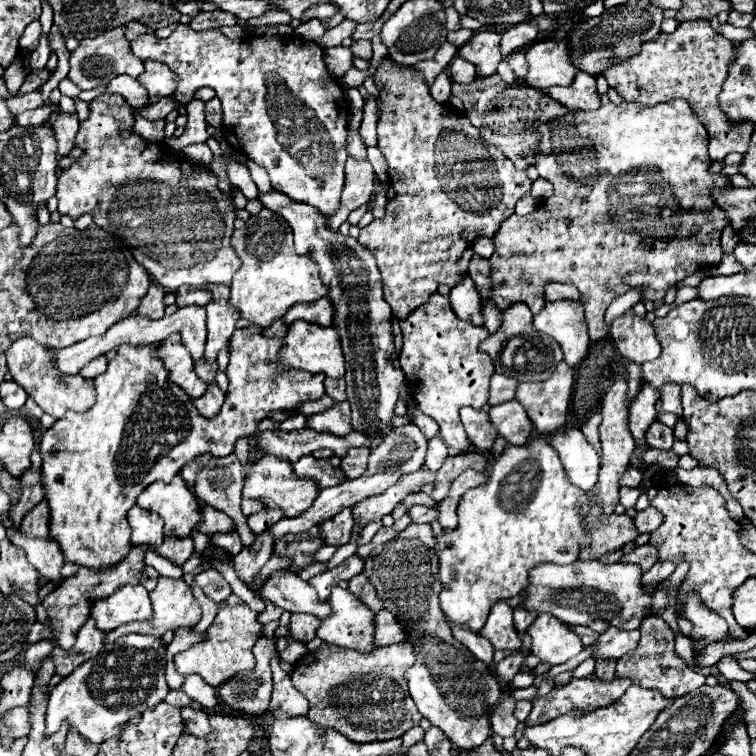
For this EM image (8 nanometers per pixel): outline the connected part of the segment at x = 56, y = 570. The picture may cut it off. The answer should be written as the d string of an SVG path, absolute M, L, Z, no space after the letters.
M8 513L2 515L2 523L8 529L8 539L26 551L26 557L36 567L36 571L40 571L40 575L44 575L50 585L60 587L64 581L60 575L60 569L64 565L64 555L60 551L60 545L56 541L34 539L22 535L20 531L14 531L8 521Z

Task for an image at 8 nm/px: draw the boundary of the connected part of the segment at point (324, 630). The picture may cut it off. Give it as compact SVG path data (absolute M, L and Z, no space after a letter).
M334 587L332 595L326 599L330 605L330 615L320 619L316 637L330 645L352 647L358 651L372 651L372 621L374 613L356 599L348 589Z

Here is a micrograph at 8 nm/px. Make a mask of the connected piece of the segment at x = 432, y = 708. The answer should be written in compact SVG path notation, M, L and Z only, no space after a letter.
M410 525L404 529L406 539L396 537L384 545L378 545L372 549L372 555L366 557L362 575L370 579L370 583L376 587L376 593L384 605L386 611L392 611L396 619L400 619L400 625L404 625L404 631L408 631L408 643L412 643L416 651L416 663L408 669L408 689L410 697L414 699L418 711L422 717L426 717L434 727L442 729L446 737L458 745L458 749L470 751L480 747L490 731L490 713L500 701L502 687L494 675L494 665L484 665L476 661L472 653L464 645L460 645L450 631L450 621L444 617L440 605L438 605L438 593L440 593L440 579L438 579L438 555L436 555L436 541L432 537L430 525Z

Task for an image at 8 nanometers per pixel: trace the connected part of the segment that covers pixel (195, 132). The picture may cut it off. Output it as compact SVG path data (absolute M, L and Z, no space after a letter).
M192 99L188 105L186 105L186 111L188 111L188 125L186 125L186 131L182 137L178 139L164 139L164 143L176 151L180 151L184 145L190 145L190 143L204 143L208 139L208 123L206 123L206 115L204 115L204 101L200 99Z

